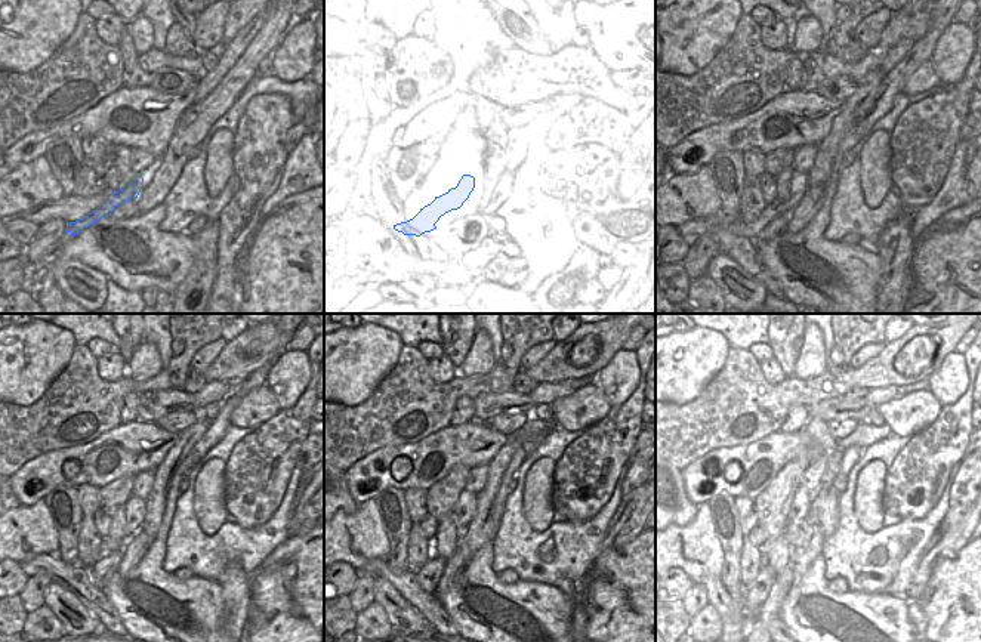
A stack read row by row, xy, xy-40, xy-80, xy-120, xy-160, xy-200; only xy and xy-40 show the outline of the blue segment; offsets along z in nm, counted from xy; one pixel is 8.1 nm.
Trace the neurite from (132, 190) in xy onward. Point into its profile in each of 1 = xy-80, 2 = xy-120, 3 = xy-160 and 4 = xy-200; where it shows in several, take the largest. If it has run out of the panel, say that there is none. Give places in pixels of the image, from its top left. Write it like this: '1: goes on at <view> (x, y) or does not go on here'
1: goes on at xy-80 (798, 187)
2: goes on at xy-120 (135, 508)
3: goes on at xy-160 (466, 505)
4: goes on at xy-200 (799, 505)

